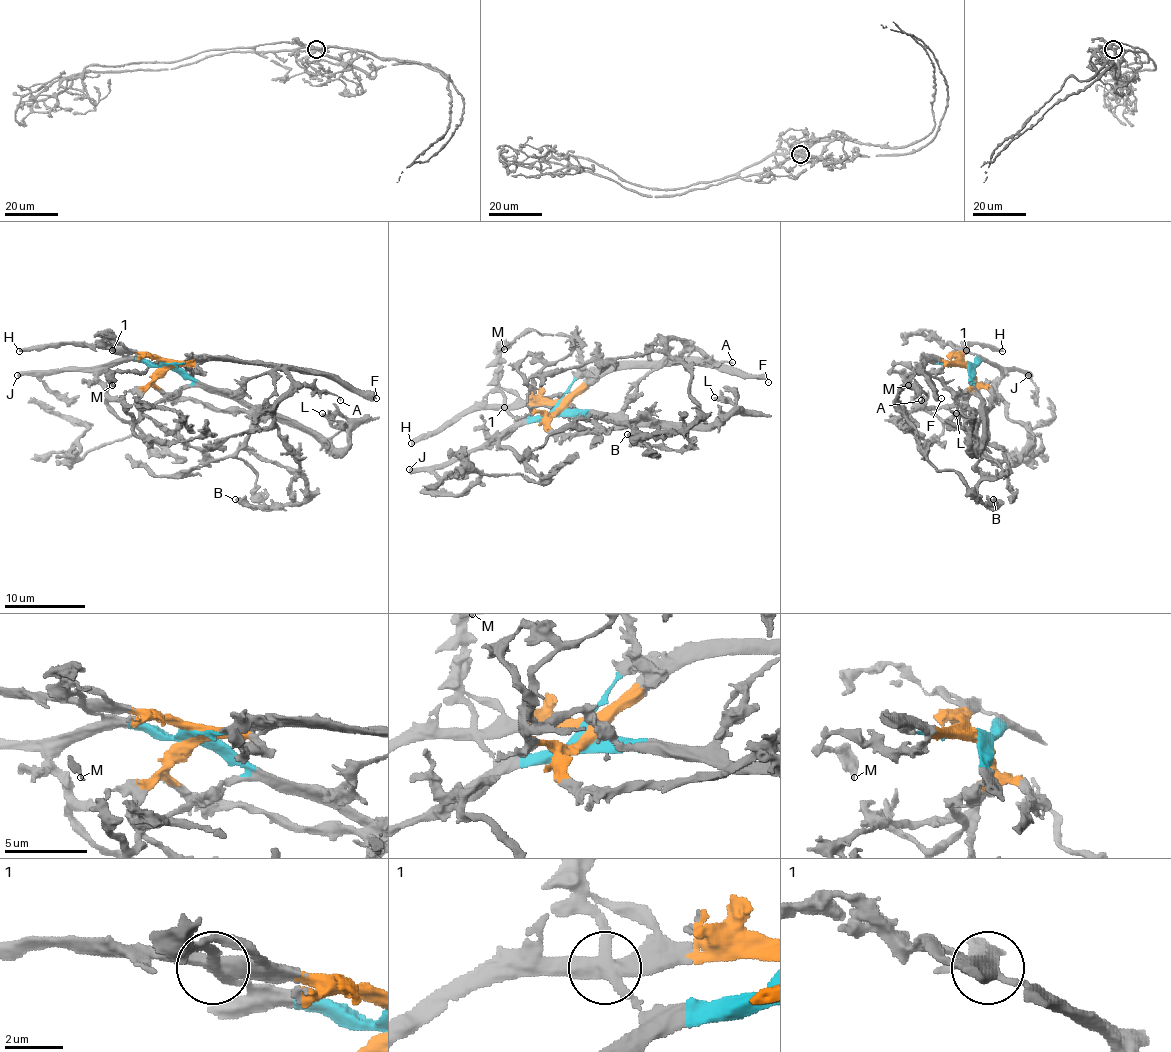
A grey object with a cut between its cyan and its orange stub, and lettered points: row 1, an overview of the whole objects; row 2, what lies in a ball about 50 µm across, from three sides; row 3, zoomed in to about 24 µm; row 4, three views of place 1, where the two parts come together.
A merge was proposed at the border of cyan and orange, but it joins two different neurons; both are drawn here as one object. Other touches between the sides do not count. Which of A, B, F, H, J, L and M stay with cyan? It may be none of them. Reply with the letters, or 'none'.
J, L

